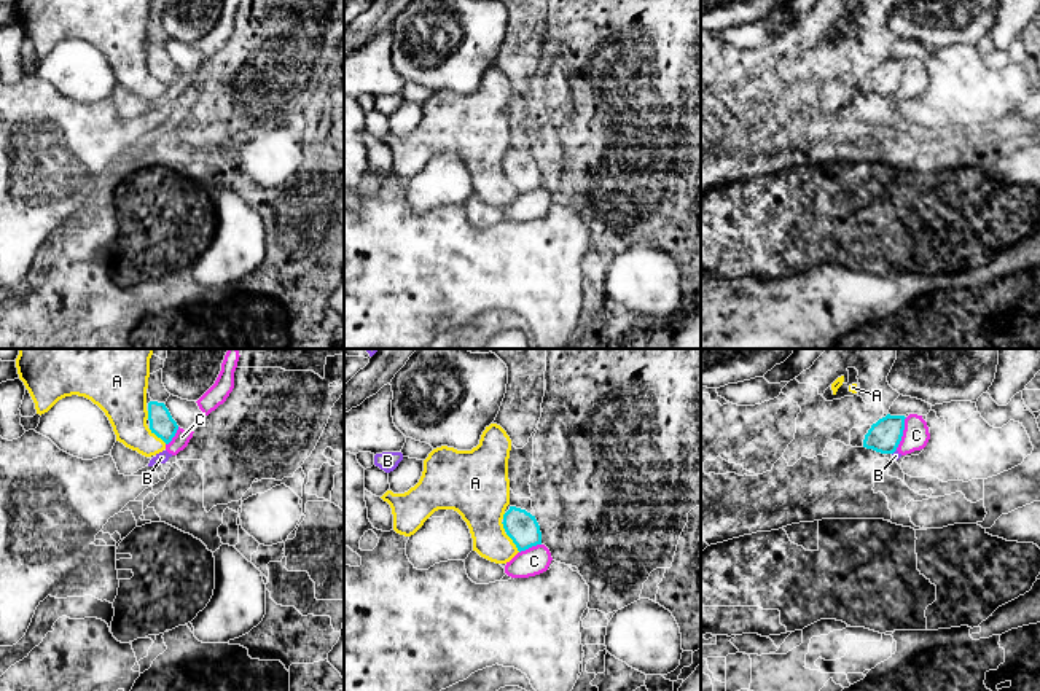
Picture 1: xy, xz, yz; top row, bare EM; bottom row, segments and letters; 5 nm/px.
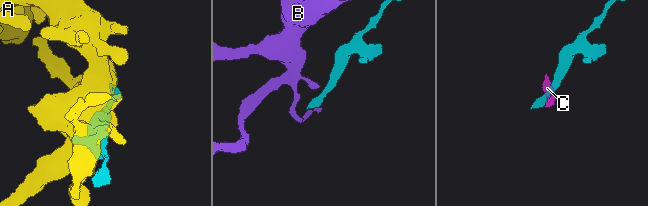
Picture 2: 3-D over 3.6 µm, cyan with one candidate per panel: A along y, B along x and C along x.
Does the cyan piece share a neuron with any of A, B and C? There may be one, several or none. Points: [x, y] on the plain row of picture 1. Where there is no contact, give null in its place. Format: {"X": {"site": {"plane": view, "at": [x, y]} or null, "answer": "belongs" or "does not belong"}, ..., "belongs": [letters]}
{"A": {"site": {"plane": "xy", "at": [158, 80]}, "answer": "does not belong"}, "B": {"site": {"plane": "yz", "at": [894, 94]}, "answer": "does not belong"}, "C": {"site": {"plane": "yz", "at": [902, 77]}, "answer": "does not belong"}, "belongs": []}

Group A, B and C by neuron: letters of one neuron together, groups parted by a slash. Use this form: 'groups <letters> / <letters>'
groups A / B C

